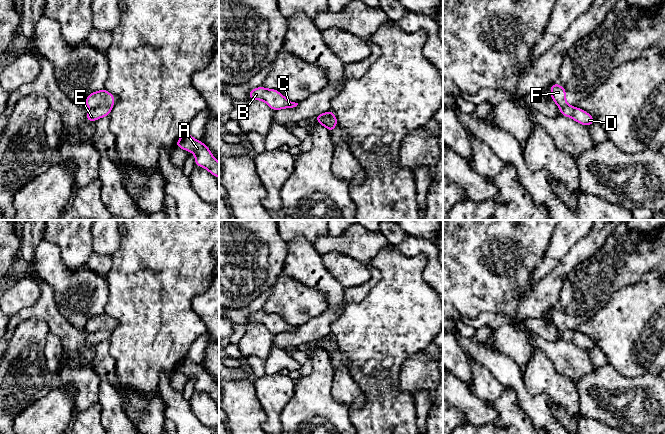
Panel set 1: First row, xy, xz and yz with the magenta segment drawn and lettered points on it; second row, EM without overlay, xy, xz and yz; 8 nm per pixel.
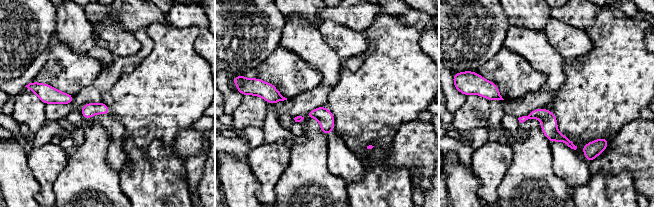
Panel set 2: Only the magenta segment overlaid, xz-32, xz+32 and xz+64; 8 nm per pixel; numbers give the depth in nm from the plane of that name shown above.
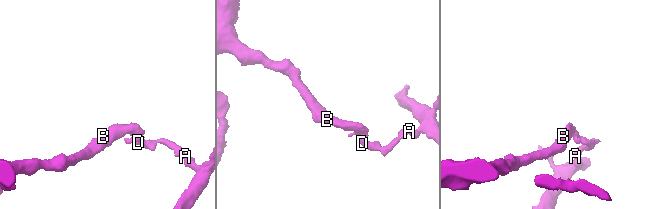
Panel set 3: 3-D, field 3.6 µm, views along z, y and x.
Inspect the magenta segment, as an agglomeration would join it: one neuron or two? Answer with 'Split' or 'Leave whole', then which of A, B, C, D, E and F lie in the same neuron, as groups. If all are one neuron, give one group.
Split. Groups: A D E / B C F

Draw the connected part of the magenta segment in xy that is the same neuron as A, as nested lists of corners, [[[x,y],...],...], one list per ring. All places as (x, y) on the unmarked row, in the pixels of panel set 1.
[[[188,356],[177,364],[175,371],[193,376],[196,390],[205,392],[216,402],[219,401],[219,387],[213,381],[211,374],[201,365],[193,362]]]

